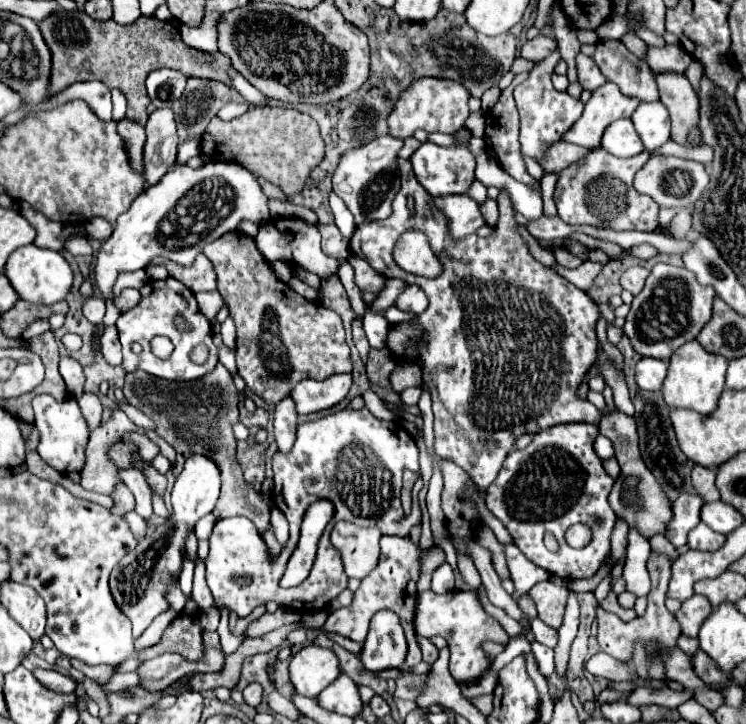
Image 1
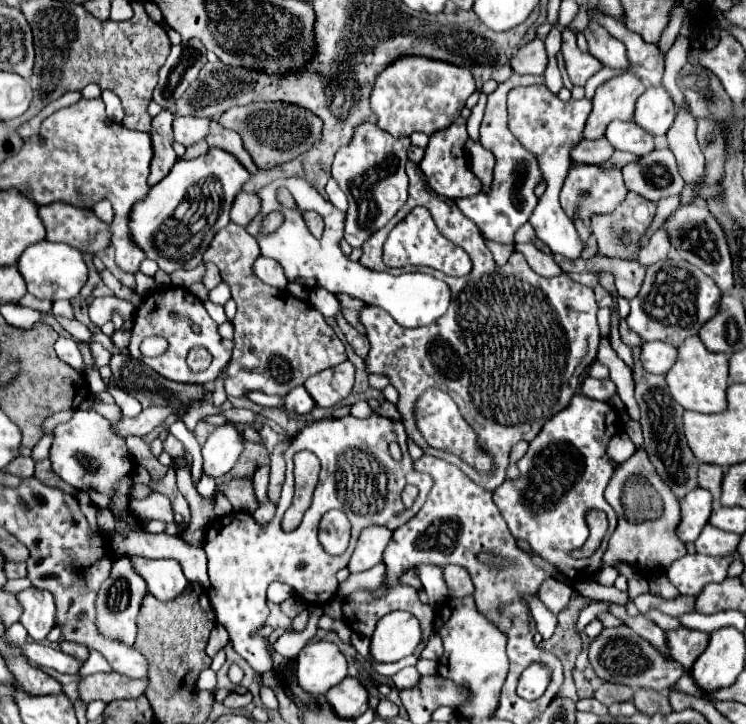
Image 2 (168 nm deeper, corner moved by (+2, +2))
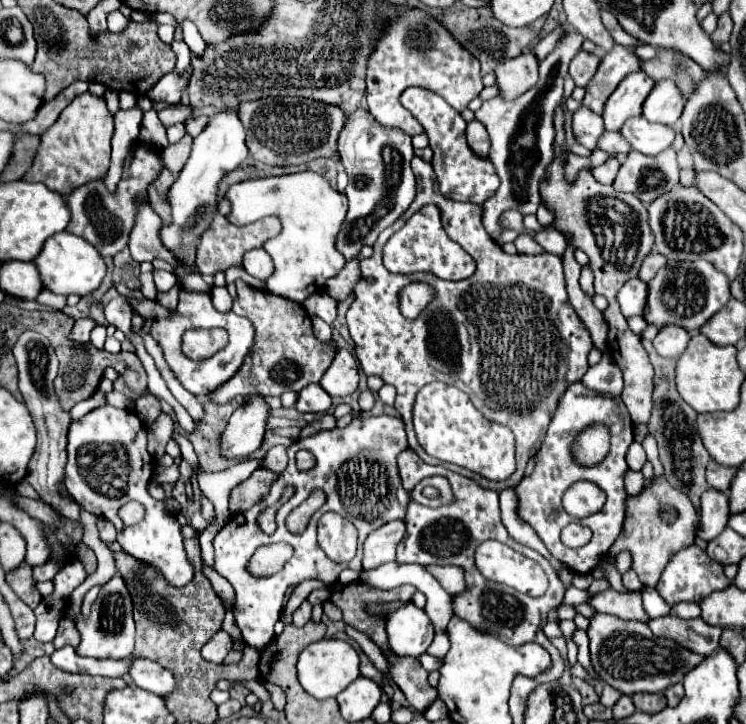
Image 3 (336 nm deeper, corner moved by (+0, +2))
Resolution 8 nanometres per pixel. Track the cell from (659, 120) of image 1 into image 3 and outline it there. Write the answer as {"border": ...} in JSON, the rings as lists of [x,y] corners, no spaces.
{"border":[[[663,79],[655,83],[649,99],[645,99],[643,117],[653,123],[675,125],[677,119],[681,117],[683,105],[685,99],[681,89],[671,79]]]}

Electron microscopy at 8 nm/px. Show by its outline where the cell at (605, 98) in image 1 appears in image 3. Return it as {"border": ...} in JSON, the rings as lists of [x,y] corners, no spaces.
{"border":[[[643,71],[629,73],[605,103],[605,131],[619,131],[629,117],[641,115],[641,105],[651,93],[655,81]]]}

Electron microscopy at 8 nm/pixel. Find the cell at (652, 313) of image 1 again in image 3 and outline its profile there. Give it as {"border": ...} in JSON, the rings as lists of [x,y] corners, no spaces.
{"border":[[[671,261],[649,283],[645,319],[657,327],[663,327],[665,323],[681,323],[681,327],[695,333],[719,309],[723,309],[729,297],[729,279],[725,273],[715,269],[715,265],[707,261]]]}

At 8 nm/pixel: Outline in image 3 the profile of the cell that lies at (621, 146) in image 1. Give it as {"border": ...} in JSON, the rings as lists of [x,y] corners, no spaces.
{"border":[[[643,115],[633,117],[625,123],[621,129],[623,137],[631,143],[633,149],[637,149],[643,155],[657,155],[671,147],[675,139],[675,129],[661,123],[651,123]]]}

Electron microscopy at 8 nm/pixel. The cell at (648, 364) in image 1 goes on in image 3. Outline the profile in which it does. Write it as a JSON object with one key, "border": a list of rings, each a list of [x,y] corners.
{"border":[[[669,323],[665,327],[661,327],[661,331],[657,333],[657,337],[653,339],[653,345],[657,349],[659,355],[665,355],[665,357],[679,357],[687,343],[689,343],[691,335],[687,329],[683,329],[681,325],[675,325],[675,323]]]}

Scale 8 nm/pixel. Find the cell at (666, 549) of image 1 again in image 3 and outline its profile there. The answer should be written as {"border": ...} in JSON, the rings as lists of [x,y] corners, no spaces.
{"border":[[[679,603],[677,607],[673,607],[673,613],[679,617],[685,617],[685,619],[693,619],[693,617],[701,615],[701,607],[695,603]]]}

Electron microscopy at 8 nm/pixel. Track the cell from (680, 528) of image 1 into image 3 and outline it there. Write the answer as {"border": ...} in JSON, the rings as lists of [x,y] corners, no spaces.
{"border":[[[707,489],[701,497],[697,535],[705,541],[715,539],[727,527],[729,515],[729,497],[717,489]]]}

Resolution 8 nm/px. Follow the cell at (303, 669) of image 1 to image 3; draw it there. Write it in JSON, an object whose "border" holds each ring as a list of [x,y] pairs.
{"border":[[[321,639],[317,643],[311,643],[299,655],[297,671],[299,671],[301,687],[309,695],[313,695],[315,699],[337,697],[347,685],[351,685],[359,677],[359,655],[347,641],[341,641],[341,639]]]}

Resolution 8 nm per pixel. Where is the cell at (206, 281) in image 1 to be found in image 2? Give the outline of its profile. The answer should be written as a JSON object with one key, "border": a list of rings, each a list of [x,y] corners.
{"border":[[[204,263],[206,271],[203,275],[203,285],[210,291],[215,288],[221,281],[221,275],[218,267],[211,263]]]}

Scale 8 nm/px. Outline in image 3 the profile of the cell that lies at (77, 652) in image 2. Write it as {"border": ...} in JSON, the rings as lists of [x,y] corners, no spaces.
{"border":[[[63,617],[59,621],[59,631],[57,631],[57,637],[53,639],[53,645],[55,649],[63,647],[63,645],[71,645],[75,647],[79,643],[79,635],[77,635],[77,627],[75,623],[69,619],[69,617]]]}

